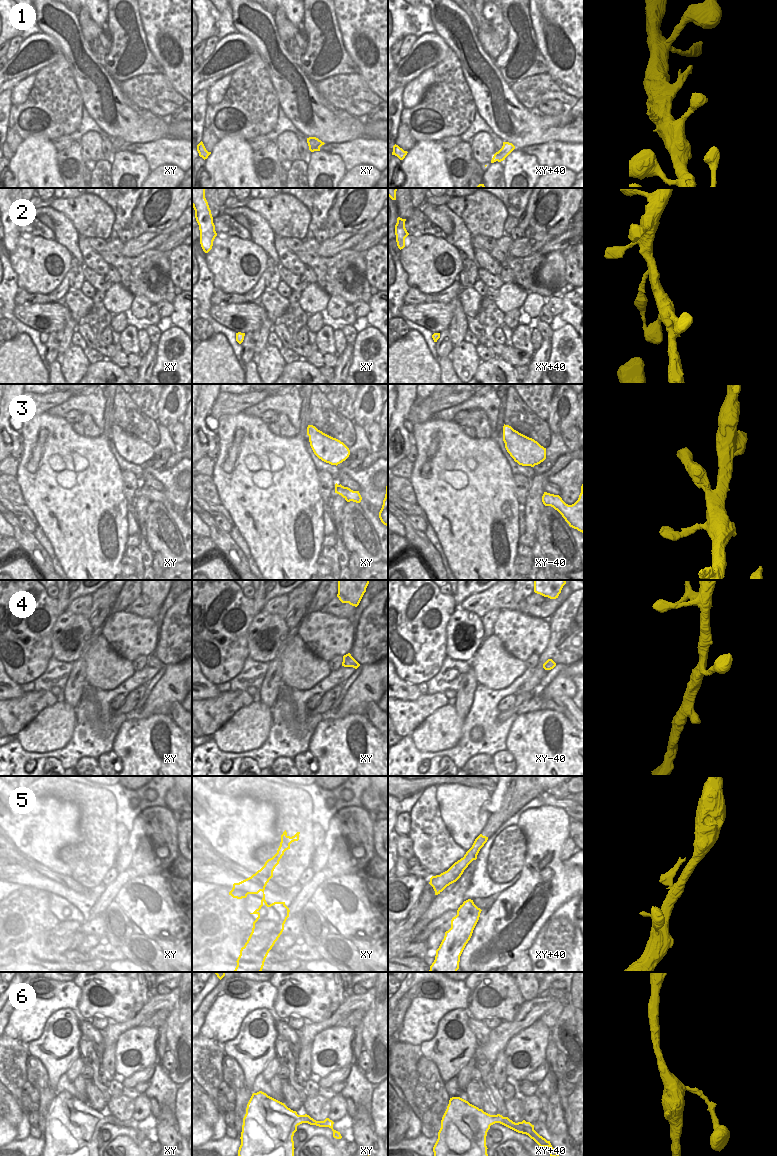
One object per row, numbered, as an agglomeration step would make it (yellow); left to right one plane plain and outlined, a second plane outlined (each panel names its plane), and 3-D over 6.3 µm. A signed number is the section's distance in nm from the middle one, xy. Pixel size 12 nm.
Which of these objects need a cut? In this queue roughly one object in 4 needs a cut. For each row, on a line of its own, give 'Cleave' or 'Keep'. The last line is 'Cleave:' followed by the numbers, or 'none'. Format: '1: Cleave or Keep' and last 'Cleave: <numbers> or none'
1: Keep
2: Keep
3: Keep
4: Keep
5: Keep
6: Keep
Cleave: none

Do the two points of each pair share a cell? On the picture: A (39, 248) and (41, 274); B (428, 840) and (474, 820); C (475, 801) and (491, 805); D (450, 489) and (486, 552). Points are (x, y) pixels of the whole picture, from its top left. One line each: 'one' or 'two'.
A: one
B: two
C: two
D: one

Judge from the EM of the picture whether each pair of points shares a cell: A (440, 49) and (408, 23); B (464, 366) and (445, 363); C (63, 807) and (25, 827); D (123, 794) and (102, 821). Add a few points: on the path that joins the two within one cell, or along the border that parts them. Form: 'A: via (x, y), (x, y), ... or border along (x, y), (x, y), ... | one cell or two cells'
A: border along (435, 32), (425, 32), (418, 37) | two cells
B: border along (448, 356), (452, 369), (456, 373) | two cells
C: border along (42, 792), (46, 815), (57, 836) | two cells
D: via (116, 801), (103, 814) | one cell

